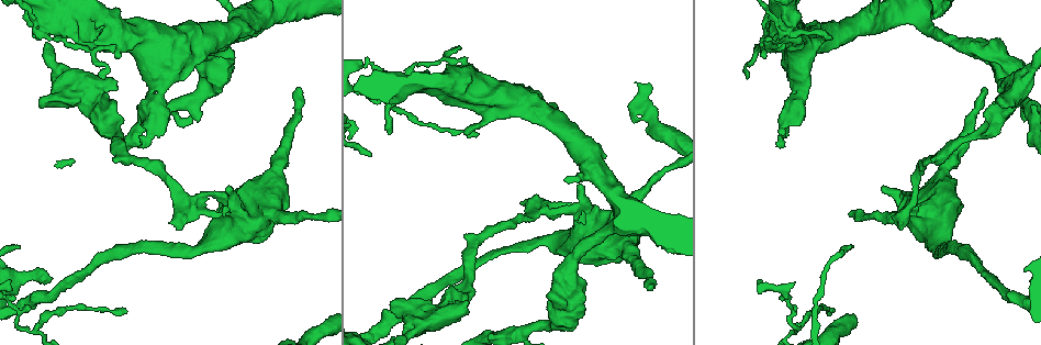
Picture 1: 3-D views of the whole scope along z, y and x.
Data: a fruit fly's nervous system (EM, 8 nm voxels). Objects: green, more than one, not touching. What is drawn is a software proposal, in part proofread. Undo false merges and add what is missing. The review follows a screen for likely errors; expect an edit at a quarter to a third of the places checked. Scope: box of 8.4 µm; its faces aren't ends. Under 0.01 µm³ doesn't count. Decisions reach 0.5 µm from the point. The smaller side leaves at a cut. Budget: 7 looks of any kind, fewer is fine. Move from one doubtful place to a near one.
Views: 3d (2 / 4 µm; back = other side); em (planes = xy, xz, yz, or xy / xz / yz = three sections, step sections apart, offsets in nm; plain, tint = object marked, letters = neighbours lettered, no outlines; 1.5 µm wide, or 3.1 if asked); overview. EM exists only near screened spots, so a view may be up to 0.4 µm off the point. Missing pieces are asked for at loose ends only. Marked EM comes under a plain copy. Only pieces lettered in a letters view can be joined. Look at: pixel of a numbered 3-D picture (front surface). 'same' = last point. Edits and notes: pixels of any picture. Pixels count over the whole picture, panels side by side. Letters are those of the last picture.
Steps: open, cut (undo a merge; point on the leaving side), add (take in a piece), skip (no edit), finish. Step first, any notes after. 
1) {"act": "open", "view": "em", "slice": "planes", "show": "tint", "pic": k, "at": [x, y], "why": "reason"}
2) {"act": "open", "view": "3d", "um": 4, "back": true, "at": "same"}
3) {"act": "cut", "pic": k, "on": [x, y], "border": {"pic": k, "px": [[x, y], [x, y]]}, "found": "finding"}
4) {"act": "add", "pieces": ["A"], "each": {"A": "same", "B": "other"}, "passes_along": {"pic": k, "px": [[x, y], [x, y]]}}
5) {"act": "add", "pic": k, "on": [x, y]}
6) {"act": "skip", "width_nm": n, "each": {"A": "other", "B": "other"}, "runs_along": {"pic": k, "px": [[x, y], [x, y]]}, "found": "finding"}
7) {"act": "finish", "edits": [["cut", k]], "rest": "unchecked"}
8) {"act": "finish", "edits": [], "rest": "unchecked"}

{"act": "open", "view": "em", "slice": "planes", "show": "letters", "pic": 1, "at": [195, 119]}

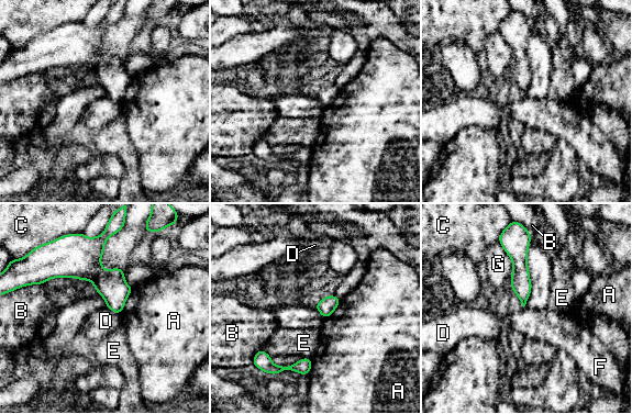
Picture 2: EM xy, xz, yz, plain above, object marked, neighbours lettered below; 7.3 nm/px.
{"act": "skip", "width_nm": 110, "each": {"A": "other", "B": "other", "C": "other", "D": "other", "E": "other", "F": "other", "G": "other"}, "border": {"pic": 2, "px": [[107, 306], [120, 314]]}, "found": "none of them fits"}

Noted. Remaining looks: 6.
{"act": "open", "view": "3d", "um": 2, "back": true, "pic": 1, "at": [455, 62], "why": "sudden change in width"}

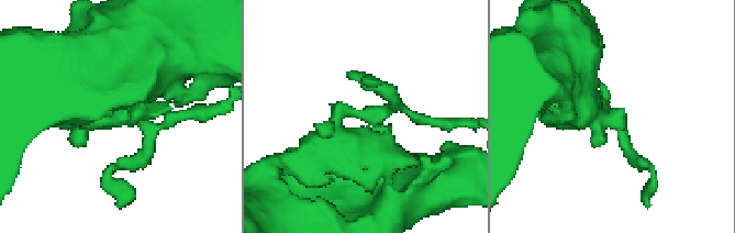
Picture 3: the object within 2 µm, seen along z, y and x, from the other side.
{"act": "open", "view": "em", "slice": "planes", "show": "tint", "pic": 3, "at": [607, 116]}

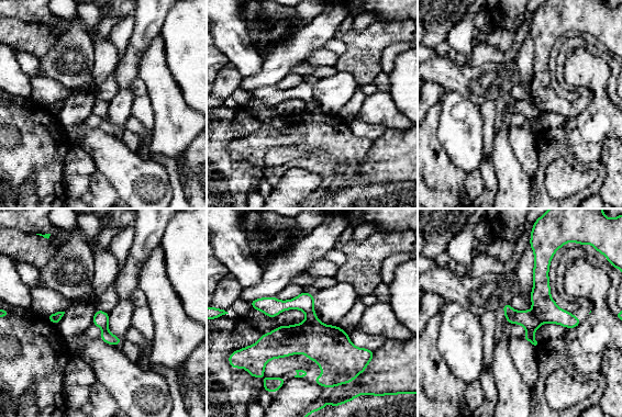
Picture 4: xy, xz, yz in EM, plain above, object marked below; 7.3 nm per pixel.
{"act": "open", "view": "em", "slice": "planes", "show": "letters", "at": "same"}

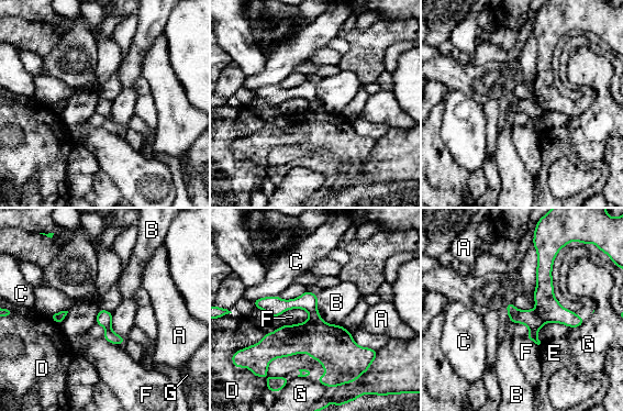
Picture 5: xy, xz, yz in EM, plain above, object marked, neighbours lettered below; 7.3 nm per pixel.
{"act": "cut", "pic": 5, "on": [308, 301], "each": {"A": "other", "B": "other", "C": "other", "D": "other", "E": "other", "F": "other", "G": "other"}, "part_leaving": {"pic": 5, "px": [[257, 302], [303, 303], [318, 320]]}, "found": "two neurons meet here"}

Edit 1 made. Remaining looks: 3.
{"act": "open", "view": "overview"}

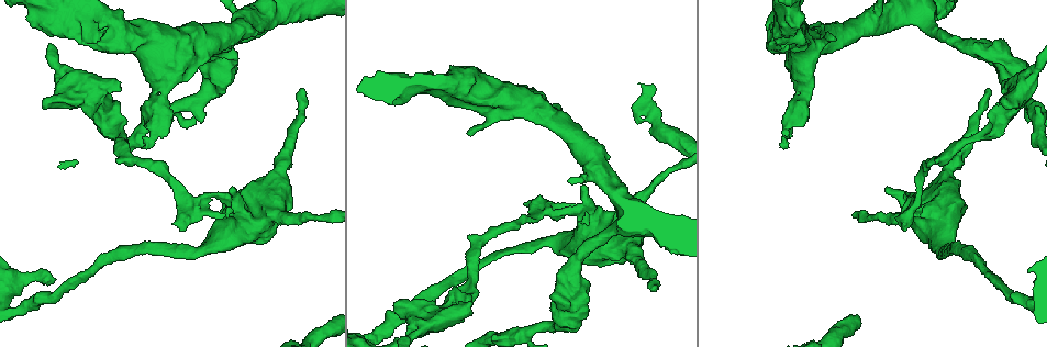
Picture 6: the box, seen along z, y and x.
{"act": "open", "view": "em", "slice": "planes", "show": "letters", "pic": 6, "at": [144, 147], "why": "an open end"}

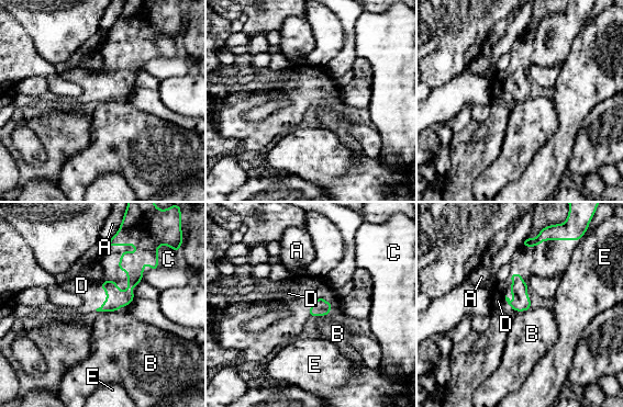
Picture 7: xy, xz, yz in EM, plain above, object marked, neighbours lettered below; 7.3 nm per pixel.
{"act": "add", "pic": 7, "on": [306, 282], "width_nm": 110, "each": {"A": "other", "B": "other", "C": "other", "D": "same", "E": "other"}, "found": "it goes on there"}

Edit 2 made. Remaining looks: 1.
{"act": "finish", "edits": [["cut", 5], ["add", 7]], "rest": "unchecked"}

